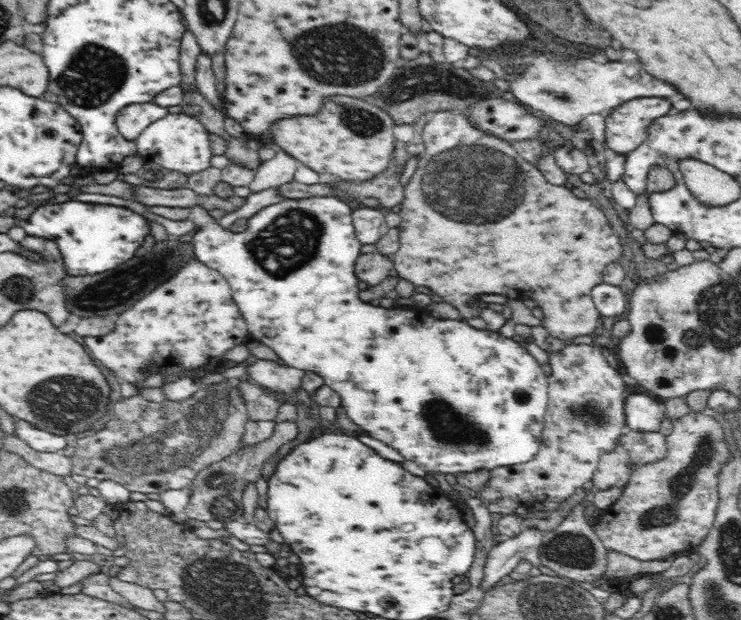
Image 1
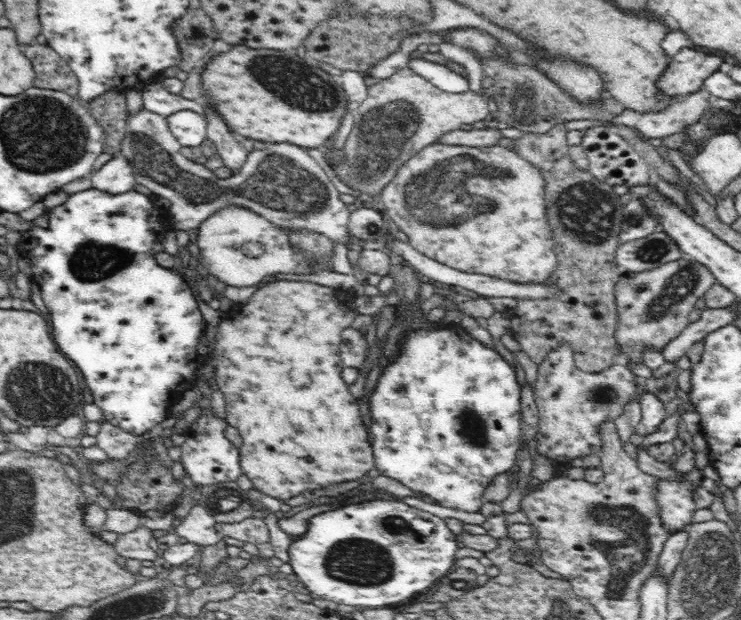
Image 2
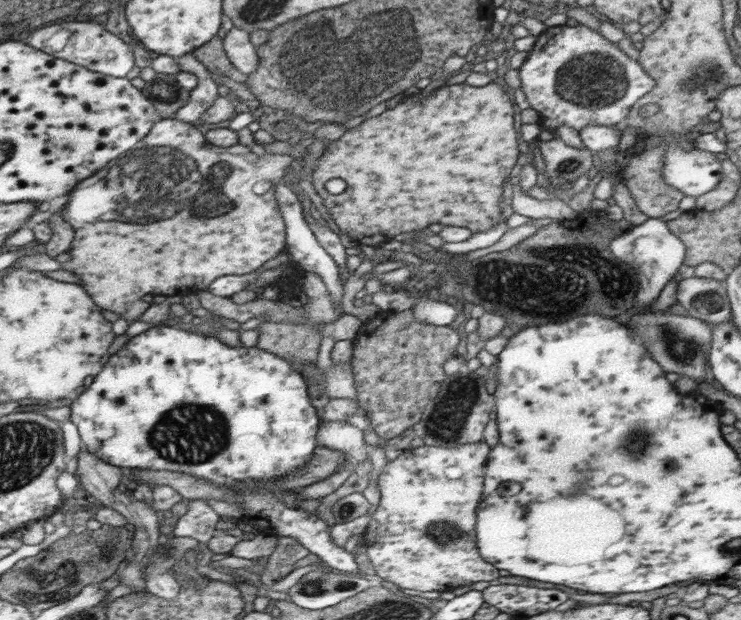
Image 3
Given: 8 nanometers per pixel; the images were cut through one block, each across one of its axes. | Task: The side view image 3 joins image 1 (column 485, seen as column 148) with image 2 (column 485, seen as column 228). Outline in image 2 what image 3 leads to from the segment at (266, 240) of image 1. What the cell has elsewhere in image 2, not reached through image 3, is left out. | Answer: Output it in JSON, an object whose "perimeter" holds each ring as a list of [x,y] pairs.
{"perimeter":[[[422,327],[410,332],[400,343],[399,355],[385,368],[371,392],[370,432],[378,472],[402,482],[414,492],[430,496],[440,506],[478,512],[493,477],[510,472],[516,463],[522,439],[521,389],[514,367],[498,351],[468,335],[442,327]]]}

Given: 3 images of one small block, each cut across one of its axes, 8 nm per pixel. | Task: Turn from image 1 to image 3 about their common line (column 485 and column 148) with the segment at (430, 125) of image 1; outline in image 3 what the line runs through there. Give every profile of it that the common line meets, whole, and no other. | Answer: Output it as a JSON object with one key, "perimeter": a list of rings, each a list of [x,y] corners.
{"perimeter":[[[158,118],[136,148],[110,161],[106,170],[98,170],[98,174],[86,178],[69,194],[60,216],[71,225],[76,237],[70,246],[72,258],[62,264],[61,270],[78,276],[80,286],[98,298],[98,305],[126,320],[136,320],[148,310],[150,304],[142,300],[146,294],[170,296],[190,292],[190,288],[206,290],[206,286],[222,274],[261,272],[274,264],[280,254],[285,255],[285,221],[276,201],[275,189],[294,159],[289,154],[266,153],[259,156],[246,145],[212,145],[206,142],[193,123],[176,118]]]}

